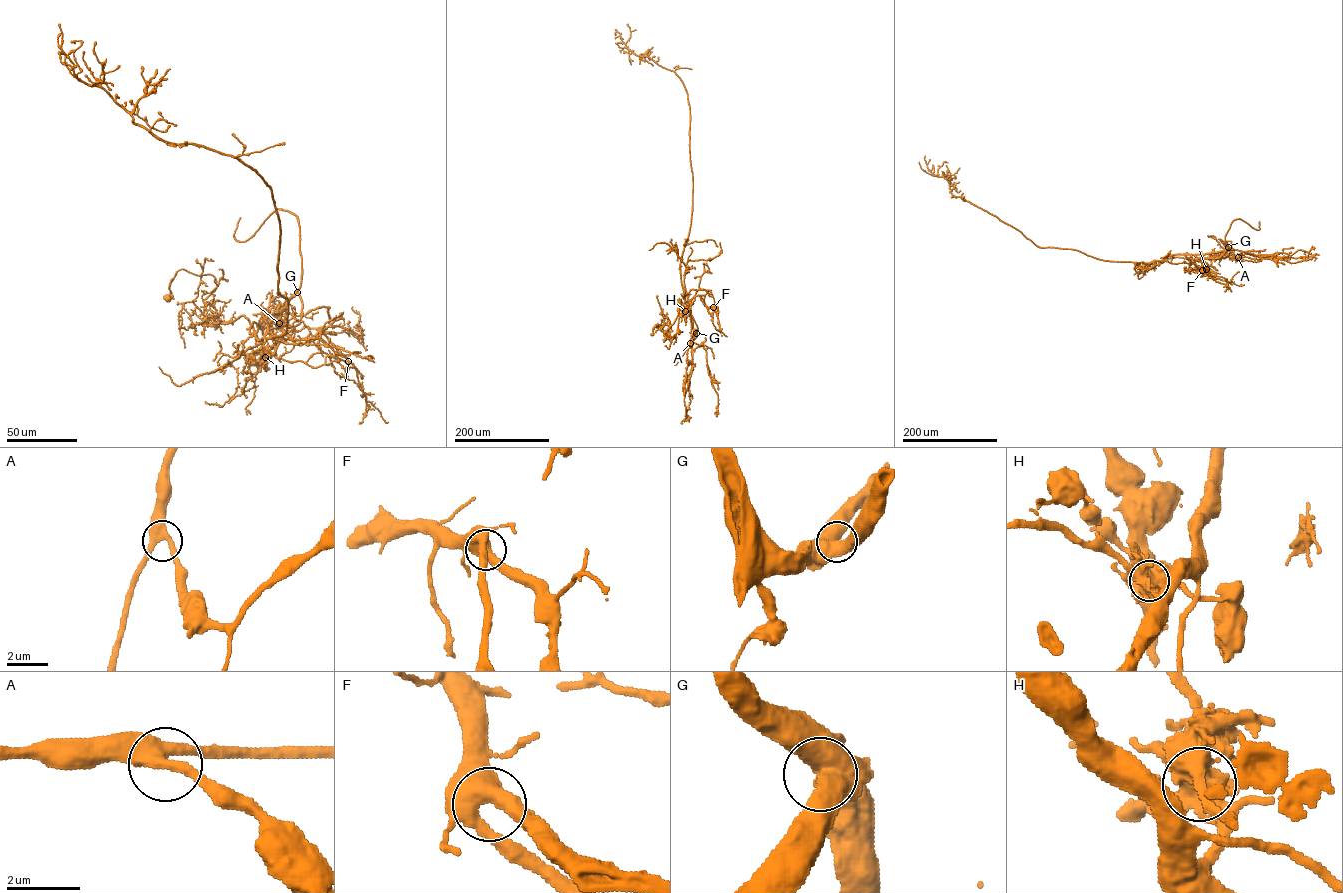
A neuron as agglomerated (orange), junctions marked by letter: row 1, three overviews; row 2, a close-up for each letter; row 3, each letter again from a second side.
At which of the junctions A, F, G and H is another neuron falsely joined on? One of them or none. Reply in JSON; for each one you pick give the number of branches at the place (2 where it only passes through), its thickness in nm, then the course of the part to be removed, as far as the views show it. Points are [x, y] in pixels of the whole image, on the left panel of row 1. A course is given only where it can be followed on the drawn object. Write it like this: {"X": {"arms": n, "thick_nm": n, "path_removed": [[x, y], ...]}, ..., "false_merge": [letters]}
{"H": {"arms": 4, "thick_nm": 600, "path_removed": [[265, 356], [243, 315], [215, 326], [204, 316], [213, 275], [179, 269], [163, 297]]}, "false_merge": ["H"]}

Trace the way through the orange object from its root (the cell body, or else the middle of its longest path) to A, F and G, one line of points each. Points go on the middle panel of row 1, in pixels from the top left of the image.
A: (652, 334), (656, 324), (668, 336), (664, 333), (691, 304), (694, 332), (690, 343)
F: (652, 334), (656, 324), (668, 336), (664, 333), (696, 296), (704, 295), (705, 305), (713, 307)
G: (652, 334), (656, 324), (668, 336), (664, 333), (690, 304), (692, 329), (696, 333)

